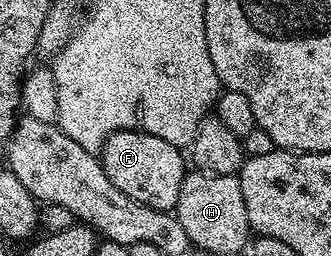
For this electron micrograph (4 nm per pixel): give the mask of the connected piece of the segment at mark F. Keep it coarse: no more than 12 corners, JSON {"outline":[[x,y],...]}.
{"outline":[[116,129],[99,150],[135,203],[176,210],[187,157],[159,135]]}

